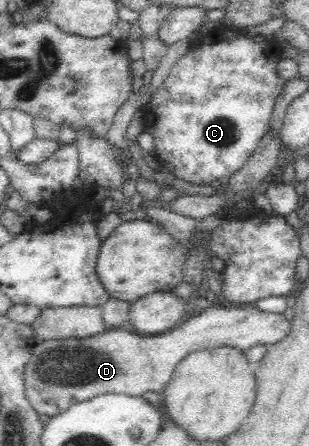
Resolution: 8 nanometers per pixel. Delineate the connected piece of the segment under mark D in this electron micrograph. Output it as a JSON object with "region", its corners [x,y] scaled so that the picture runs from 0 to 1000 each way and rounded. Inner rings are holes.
{"region":[[[686,682],[693,691],[667,691],[660,700],[586,720],[515,751],[447,751],[385,735],[350,735],[278,758],[123,762],[104,778],[104,803],[78,830],[81,886],[126,930],[172,935],[207,924],[230,906],[272,901],[307,888],[369,881],[456,890],[472,879],[511,881],[537,870],[570,818],[615,789],[699,776],[748,776],[786,787],[832,771],[893,771],[939,744],[942,722],[916,702],[848,700],[819,682]]]}

